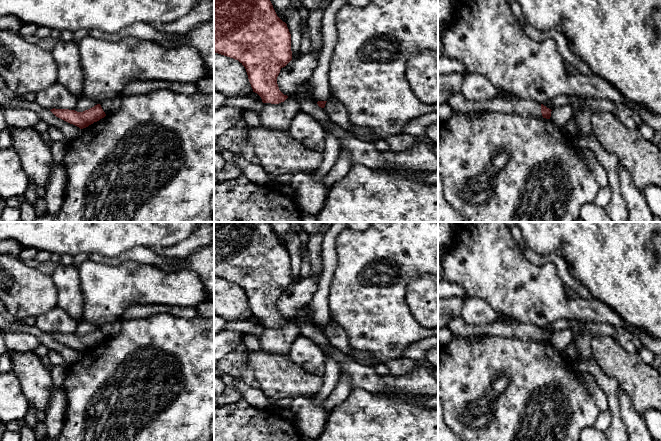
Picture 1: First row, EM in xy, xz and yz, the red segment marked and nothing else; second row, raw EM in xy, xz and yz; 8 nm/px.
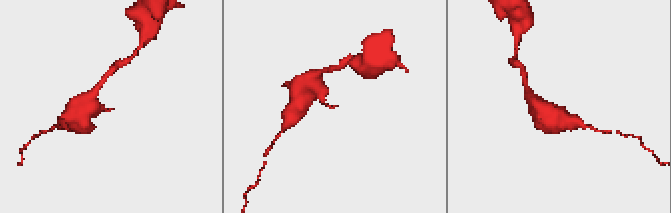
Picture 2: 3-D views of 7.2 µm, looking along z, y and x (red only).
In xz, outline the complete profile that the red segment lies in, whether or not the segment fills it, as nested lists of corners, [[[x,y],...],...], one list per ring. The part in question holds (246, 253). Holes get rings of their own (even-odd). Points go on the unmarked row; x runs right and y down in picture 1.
[[[214,222],[214,277],[238,284],[245,291],[253,316],[261,321],[263,327],[279,328],[288,322],[279,314],[277,301],[280,294],[292,284],[291,258],[287,248],[277,240],[270,222]]]

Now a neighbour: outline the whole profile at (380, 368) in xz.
[[[377,362],[374,364],[374,368],[377,374],[379,375],[388,375],[390,373],[389,369],[384,363]]]

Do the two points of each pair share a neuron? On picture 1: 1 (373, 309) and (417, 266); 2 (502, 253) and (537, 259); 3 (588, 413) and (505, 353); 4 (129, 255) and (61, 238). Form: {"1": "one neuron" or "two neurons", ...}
{"1": "one neuron", "2": "two neurons", "3": "one neuron", "4": "two neurons"}

